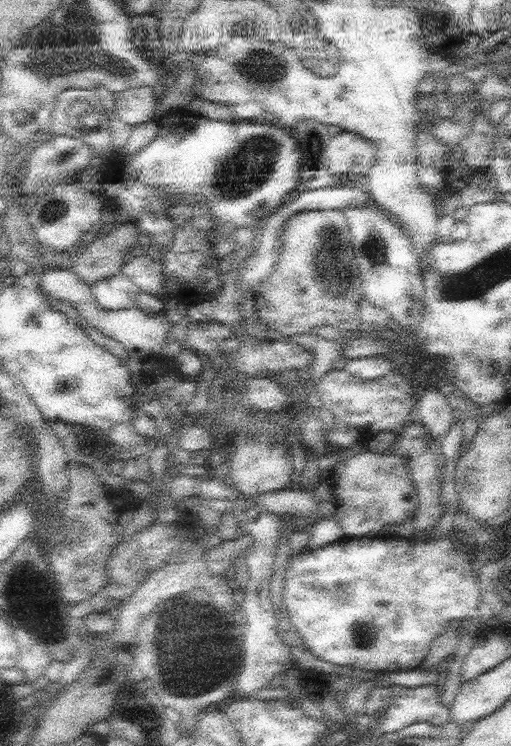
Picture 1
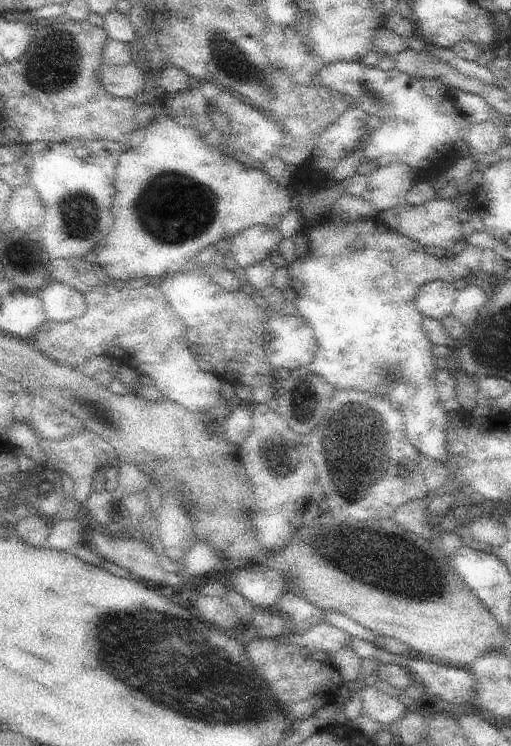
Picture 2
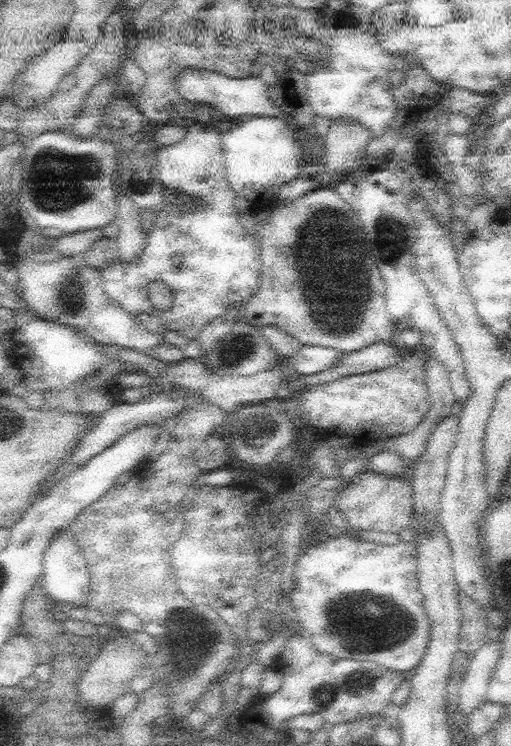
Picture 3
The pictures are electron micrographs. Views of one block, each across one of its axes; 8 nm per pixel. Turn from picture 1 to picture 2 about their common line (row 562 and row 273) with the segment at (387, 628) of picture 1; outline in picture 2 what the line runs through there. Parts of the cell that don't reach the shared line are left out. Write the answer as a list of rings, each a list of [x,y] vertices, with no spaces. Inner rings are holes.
[[[327,214],[316,224],[316,226],[309,227],[304,225],[302,232],[306,234],[306,238],[309,241],[309,254],[306,254],[306,258],[297,258],[295,262],[289,265],[290,272],[290,287],[296,292],[297,298],[295,301],[295,307],[297,313],[304,318],[308,318],[307,322],[312,326],[314,334],[316,334],[316,341],[318,342],[318,350],[310,365],[307,367],[312,370],[314,374],[318,374],[319,378],[322,378],[324,382],[334,386],[335,388],[358,388],[358,390],[366,390],[366,392],[378,392],[382,396],[386,396],[392,404],[396,404],[402,413],[404,414],[404,421],[406,424],[406,431],[408,441],[421,453],[430,459],[442,462],[442,464],[451,466],[448,459],[448,430],[449,426],[447,420],[447,411],[444,409],[442,402],[440,402],[438,390],[436,388],[436,356],[434,356],[434,346],[430,342],[430,338],[424,332],[422,320],[424,316],[418,311],[416,306],[416,298],[419,289],[427,283],[438,280],[439,278],[447,279],[448,282],[454,283],[460,279],[470,280],[473,273],[480,269],[482,263],[483,251],[478,246],[469,244],[464,248],[463,252],[458,255],[453,255],[450,258],[436,256],[430,256],[420,242],[411,240],[406,236],[390,230],[386,224],[384,224],[380,218],[376,220],[348,220],[348,222],[342,222],[342,220],[332,220]]]

